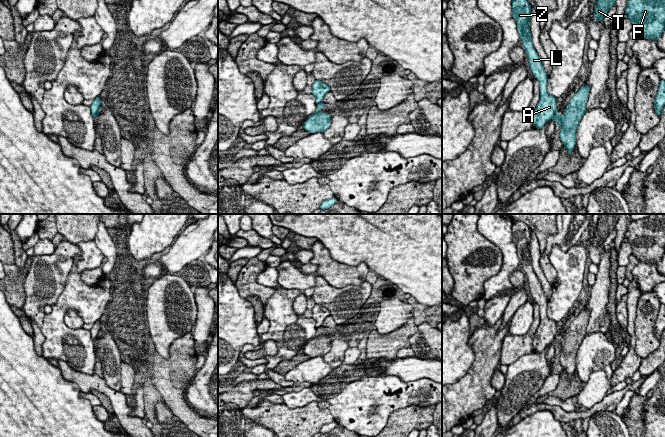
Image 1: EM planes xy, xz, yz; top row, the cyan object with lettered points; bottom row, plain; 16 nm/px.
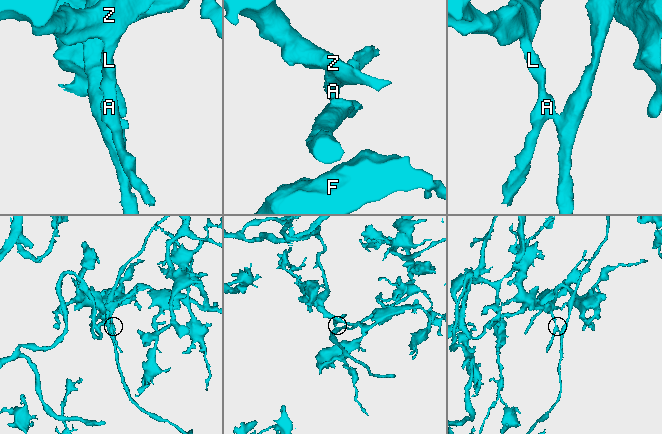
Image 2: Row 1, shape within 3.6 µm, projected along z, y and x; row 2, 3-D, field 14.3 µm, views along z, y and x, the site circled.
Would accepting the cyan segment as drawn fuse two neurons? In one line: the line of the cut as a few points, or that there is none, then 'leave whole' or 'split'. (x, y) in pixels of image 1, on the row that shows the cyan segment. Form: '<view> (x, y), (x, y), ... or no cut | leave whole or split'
yz (556, 112), (553, 117) | split

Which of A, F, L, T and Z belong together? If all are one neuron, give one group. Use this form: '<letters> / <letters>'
A F L Z / T

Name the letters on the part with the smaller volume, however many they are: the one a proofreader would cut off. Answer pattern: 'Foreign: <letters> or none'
Foreign: T

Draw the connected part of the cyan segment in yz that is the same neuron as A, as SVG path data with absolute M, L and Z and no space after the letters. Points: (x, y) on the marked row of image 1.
M512 0L512 17L516 20L517 30L522 46L527 51L527 58L534 77L540 84L540 100L533 112L533 125L541 129L545 123L555 117L557 113L556 98L547 91L547 74L541 63L533 43L530 32L531 5L526 0Z

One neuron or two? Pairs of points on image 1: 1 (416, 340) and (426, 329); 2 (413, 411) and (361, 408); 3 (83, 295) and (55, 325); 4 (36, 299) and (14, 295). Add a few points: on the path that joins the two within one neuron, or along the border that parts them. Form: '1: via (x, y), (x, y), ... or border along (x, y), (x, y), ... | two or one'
1: via (419, 337), (424, 332) | one
2: border along (419, 406), (408, 405), (396, 409), (384, 426) | two
3: via (74, 296), (56, 316) | one
4: border along (27, 274), (24, 280), (24, 305), (21, 308) | two

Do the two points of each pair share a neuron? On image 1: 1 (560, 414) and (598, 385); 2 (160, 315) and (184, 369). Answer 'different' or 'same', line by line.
1: different
2: different

